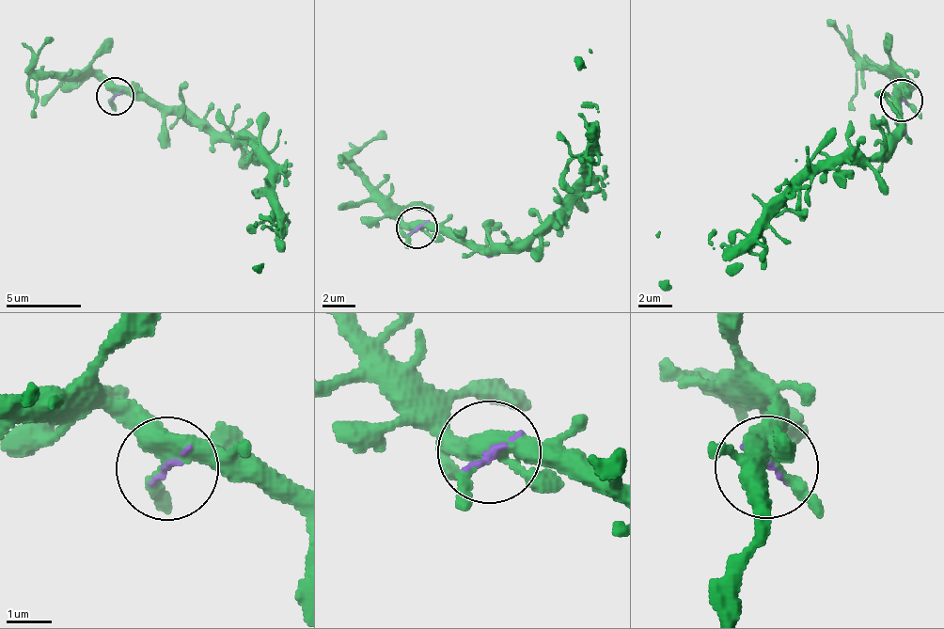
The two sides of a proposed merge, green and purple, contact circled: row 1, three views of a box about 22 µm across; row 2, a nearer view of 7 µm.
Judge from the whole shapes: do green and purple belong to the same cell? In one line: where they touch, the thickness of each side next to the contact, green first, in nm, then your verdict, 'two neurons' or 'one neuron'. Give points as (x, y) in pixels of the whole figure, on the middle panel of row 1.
place (416, 228); calibres 380 and 110 nm; one neuron

